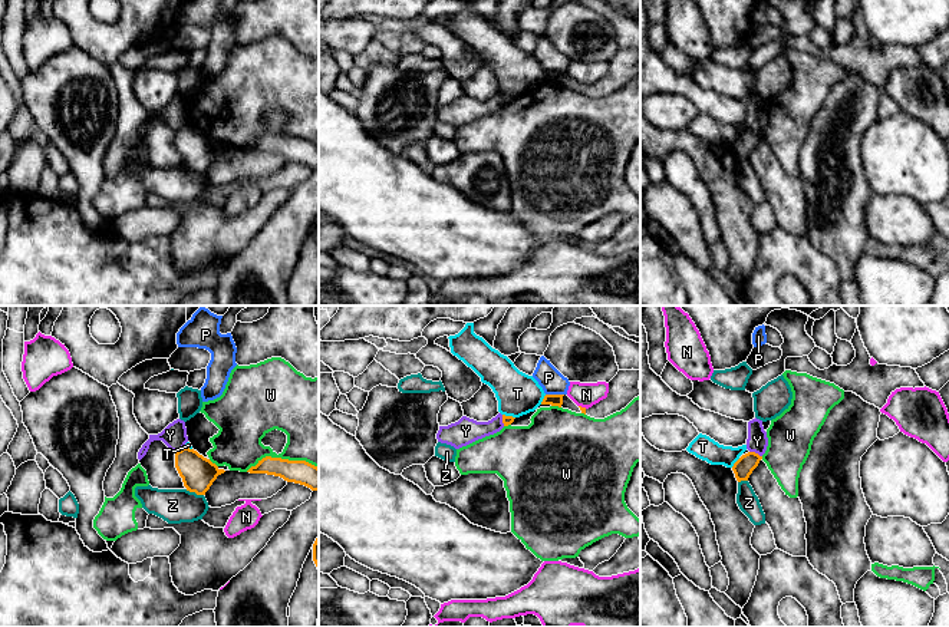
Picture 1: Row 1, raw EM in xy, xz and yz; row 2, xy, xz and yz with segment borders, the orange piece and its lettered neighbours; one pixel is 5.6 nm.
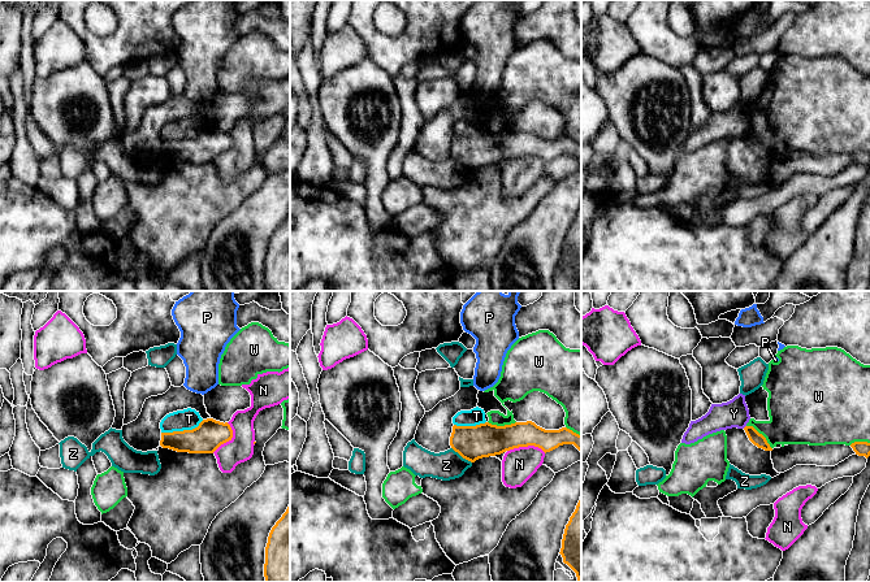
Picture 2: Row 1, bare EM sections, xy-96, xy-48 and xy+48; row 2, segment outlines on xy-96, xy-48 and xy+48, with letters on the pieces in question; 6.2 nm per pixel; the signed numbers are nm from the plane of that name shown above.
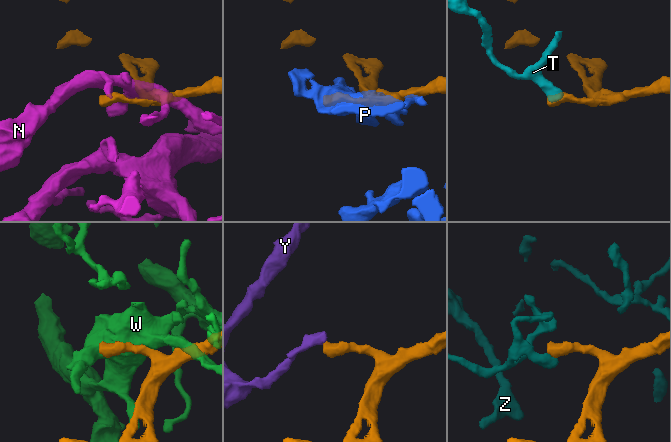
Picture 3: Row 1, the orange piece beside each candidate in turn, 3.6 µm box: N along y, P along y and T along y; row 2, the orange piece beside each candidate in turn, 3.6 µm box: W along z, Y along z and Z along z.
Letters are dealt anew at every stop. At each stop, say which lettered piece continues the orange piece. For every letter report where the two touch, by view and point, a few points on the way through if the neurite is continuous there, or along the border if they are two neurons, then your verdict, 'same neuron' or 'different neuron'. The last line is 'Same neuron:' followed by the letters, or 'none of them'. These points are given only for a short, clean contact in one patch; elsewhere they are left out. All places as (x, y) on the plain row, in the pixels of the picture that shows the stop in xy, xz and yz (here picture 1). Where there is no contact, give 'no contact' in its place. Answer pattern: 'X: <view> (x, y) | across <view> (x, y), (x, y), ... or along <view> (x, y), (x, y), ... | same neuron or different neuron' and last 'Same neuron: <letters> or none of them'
N: xz (583, 86) | along xz (579, 83), (586, 86) | different neuron
P: xz (554, 73) | along xz (546, 72), (563, 73) | different neuron
T: xz (543, 78) | along xz (546, 73), (540, 82) | different neuron
W: xy (282, 138) | different neuron
Y: yz (754, 131) | along yz (750, 129), (761, 135) | different neuron
Z: xy (194, 170) | along xy (185, 168), (203, 174) | different neuron
Same neuron: none of them

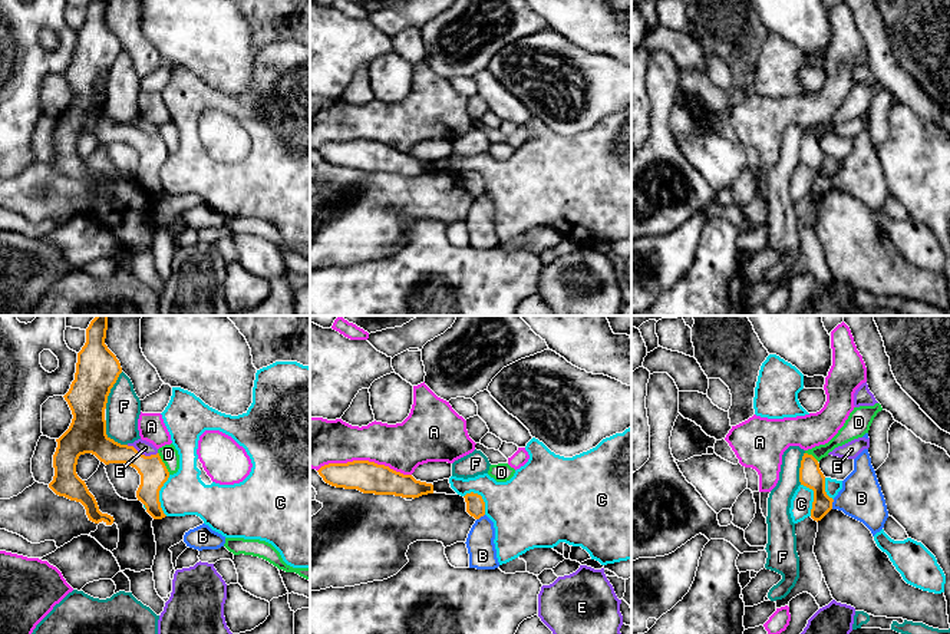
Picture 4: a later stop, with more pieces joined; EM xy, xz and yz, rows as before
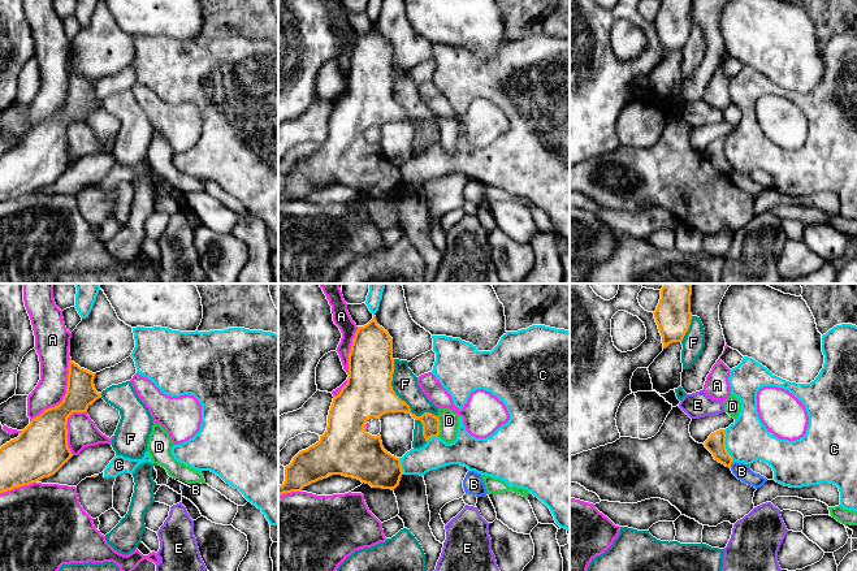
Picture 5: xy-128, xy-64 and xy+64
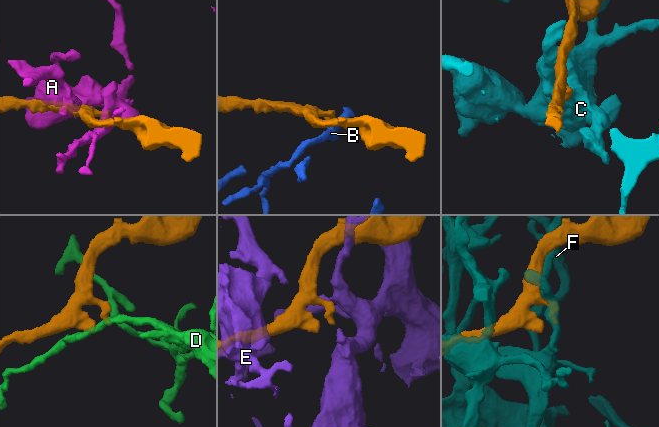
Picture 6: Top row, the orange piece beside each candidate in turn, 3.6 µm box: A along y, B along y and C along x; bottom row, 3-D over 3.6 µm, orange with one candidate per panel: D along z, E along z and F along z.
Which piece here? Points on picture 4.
A: xz (365, 139) | different neuron
B: yz (831, 182) | along yz (834, 178), (831, 187) | different neuron
C: xy (158, 174) | different neuron
D: xy (164, 142) | along xy (158, 131), (170, 152) | different neuron
E: xy (141, 132) | different neuron
F: xy (109, 69) | different neuron
Same neuron: none of them

